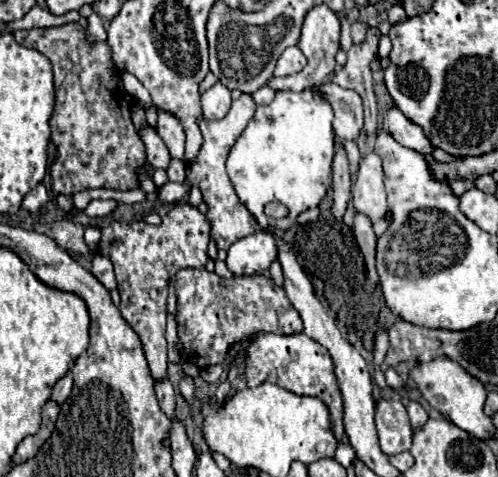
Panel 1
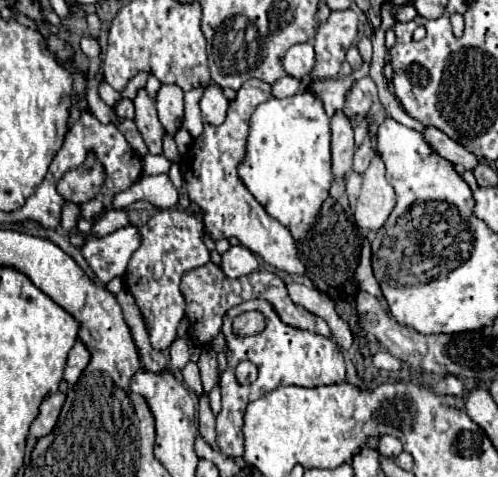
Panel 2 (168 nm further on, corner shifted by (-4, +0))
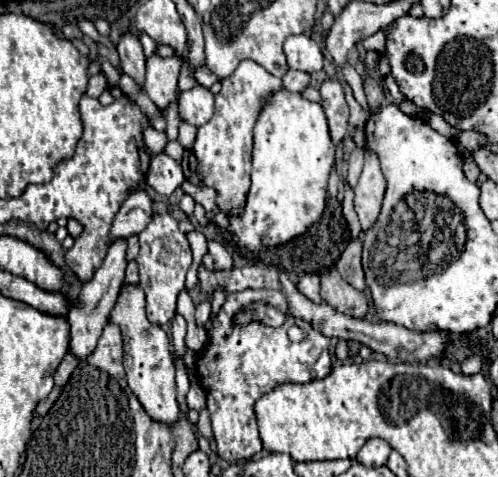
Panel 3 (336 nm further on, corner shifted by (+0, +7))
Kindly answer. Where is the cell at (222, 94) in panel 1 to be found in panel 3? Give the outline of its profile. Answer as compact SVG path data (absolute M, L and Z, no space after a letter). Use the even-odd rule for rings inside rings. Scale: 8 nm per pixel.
M204 86L186 90L178 98L178 112L180 112L180 118L186 120L188 124L202 126L214 114L214 96Z

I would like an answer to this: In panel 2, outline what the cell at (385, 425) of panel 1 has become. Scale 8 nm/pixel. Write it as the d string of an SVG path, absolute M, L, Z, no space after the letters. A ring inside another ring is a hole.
M382 435L380 441L378 441L378 453L394 459L398 453L402 453L400 439L396 439L394 435Z

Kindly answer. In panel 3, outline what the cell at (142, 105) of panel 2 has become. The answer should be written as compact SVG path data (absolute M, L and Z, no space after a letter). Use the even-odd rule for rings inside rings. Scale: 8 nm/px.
M124 32L118 40L118 54L122 60L122 70L132 76L138 84L144 84L144 52L142 52L142 44L138 40L136 34L132 32Z

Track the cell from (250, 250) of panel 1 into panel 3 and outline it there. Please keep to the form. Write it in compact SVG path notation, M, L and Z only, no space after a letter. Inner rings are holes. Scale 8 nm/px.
M208 242L208 254L202 258L202 266L208 270L230 270L234 264L230 252L220 242Z

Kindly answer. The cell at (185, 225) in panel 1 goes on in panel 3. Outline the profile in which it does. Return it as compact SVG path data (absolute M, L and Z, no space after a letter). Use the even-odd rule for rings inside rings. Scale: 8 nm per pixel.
M156 214L138 236L140 254L136 260L140 268L140 286L146 294L146 312L154 324L162 326L176 314L176 296L180 290L184 290L186 272L192 264L192 250L186 236L178 230L178 222L170 214Z

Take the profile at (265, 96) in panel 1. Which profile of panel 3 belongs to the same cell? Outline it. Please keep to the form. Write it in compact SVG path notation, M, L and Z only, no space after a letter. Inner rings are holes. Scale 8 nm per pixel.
M288 70L282 80L284 80L284 88L288 92L302 92L310 84L310 74L298 72L298 70Z

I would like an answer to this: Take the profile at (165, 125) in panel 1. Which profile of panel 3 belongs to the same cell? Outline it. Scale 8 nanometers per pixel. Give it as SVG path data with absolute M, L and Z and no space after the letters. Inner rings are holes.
M154 52L150 58L146 58L144 90L150 96L150 100L162 110L168 108L172 100L176 100L178 72L180 72L180 60L176 56L162 58L158 56L158 52Z

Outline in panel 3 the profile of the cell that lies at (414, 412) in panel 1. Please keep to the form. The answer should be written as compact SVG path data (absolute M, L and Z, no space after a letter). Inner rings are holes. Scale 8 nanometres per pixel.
M474 352L470 354L464 362L462 362L462 372L464 374L476 374L482 370L482 354L480 352Z

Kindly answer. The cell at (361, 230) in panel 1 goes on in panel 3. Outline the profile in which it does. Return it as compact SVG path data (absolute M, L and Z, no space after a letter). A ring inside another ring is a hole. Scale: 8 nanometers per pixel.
M352 240L352 242L344 248L344 252L340 254L340 260L336 262L336 268L338 268L340 276L342 276L350 286L354 286L356 290L366 290L360 254L362 254L362 242L360 242L360 240Z

